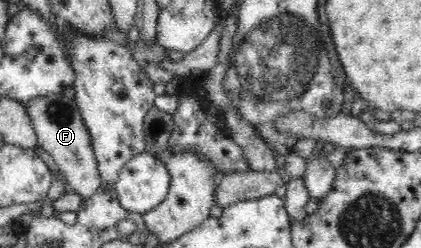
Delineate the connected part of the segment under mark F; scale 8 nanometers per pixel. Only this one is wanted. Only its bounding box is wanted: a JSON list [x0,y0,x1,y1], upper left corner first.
[24,94,103,200]

